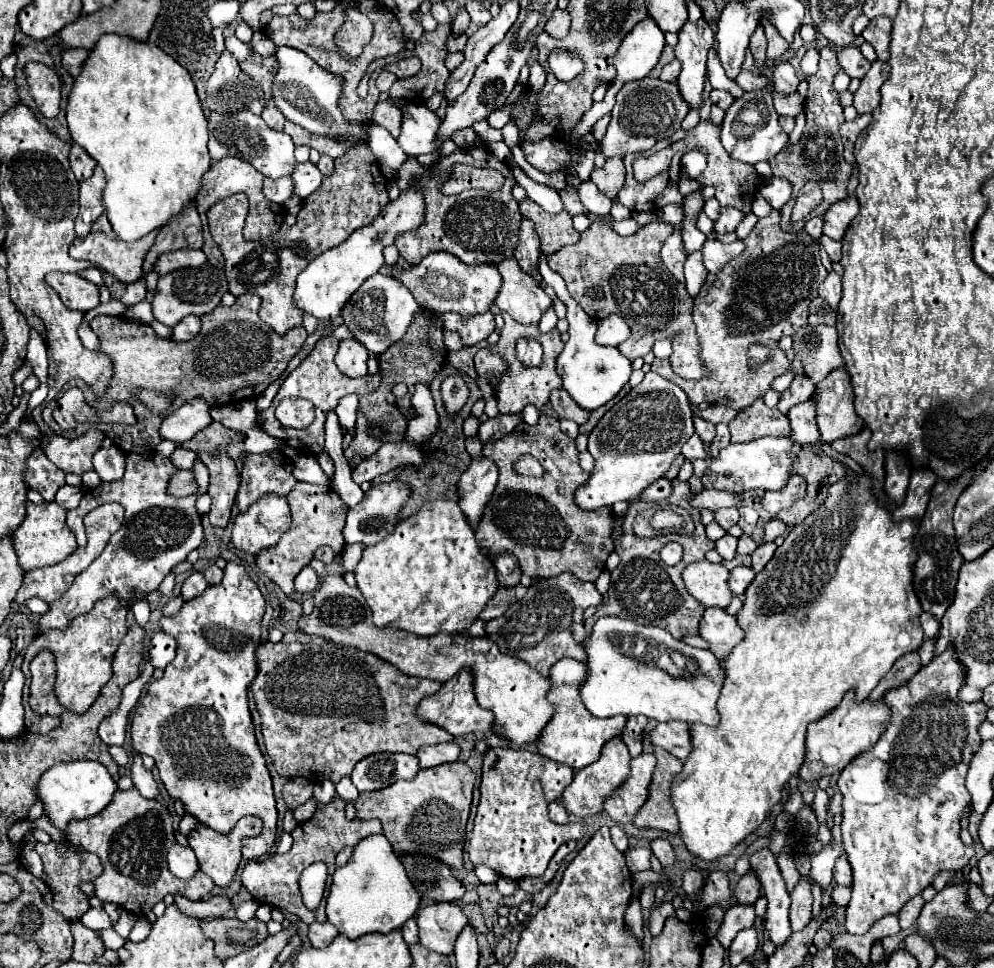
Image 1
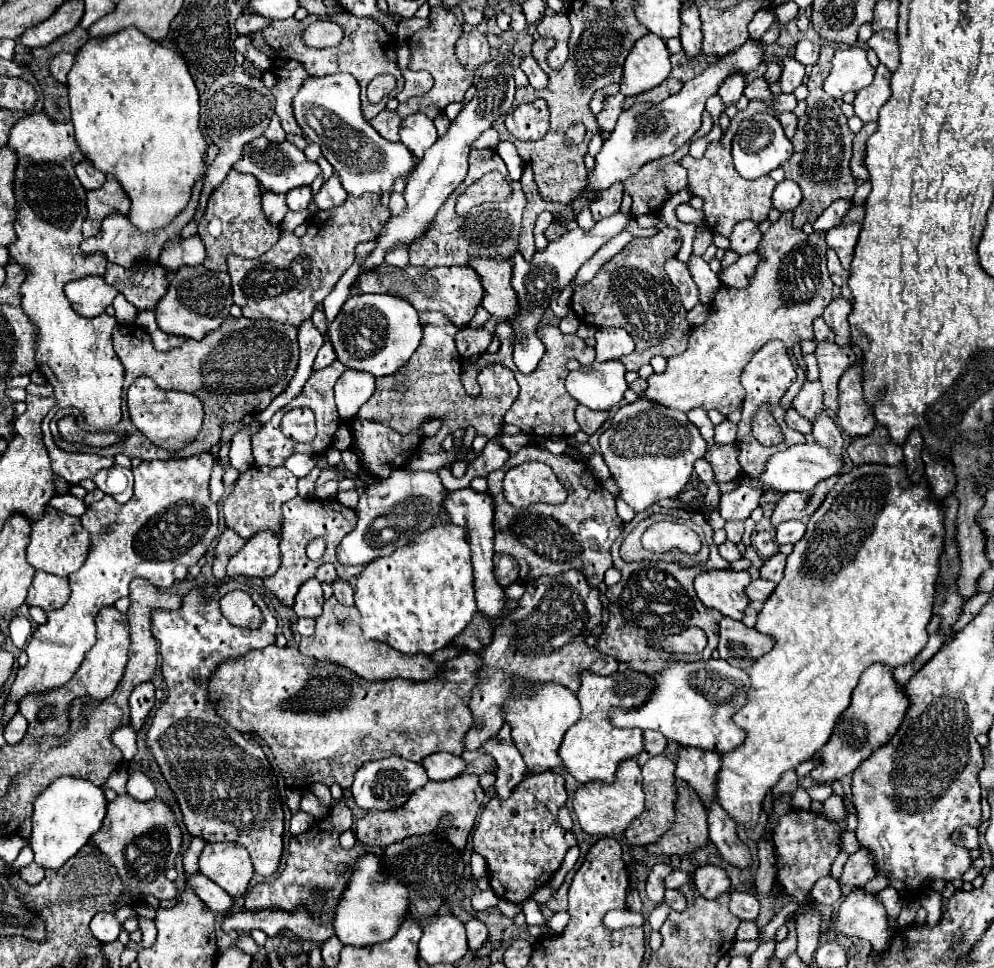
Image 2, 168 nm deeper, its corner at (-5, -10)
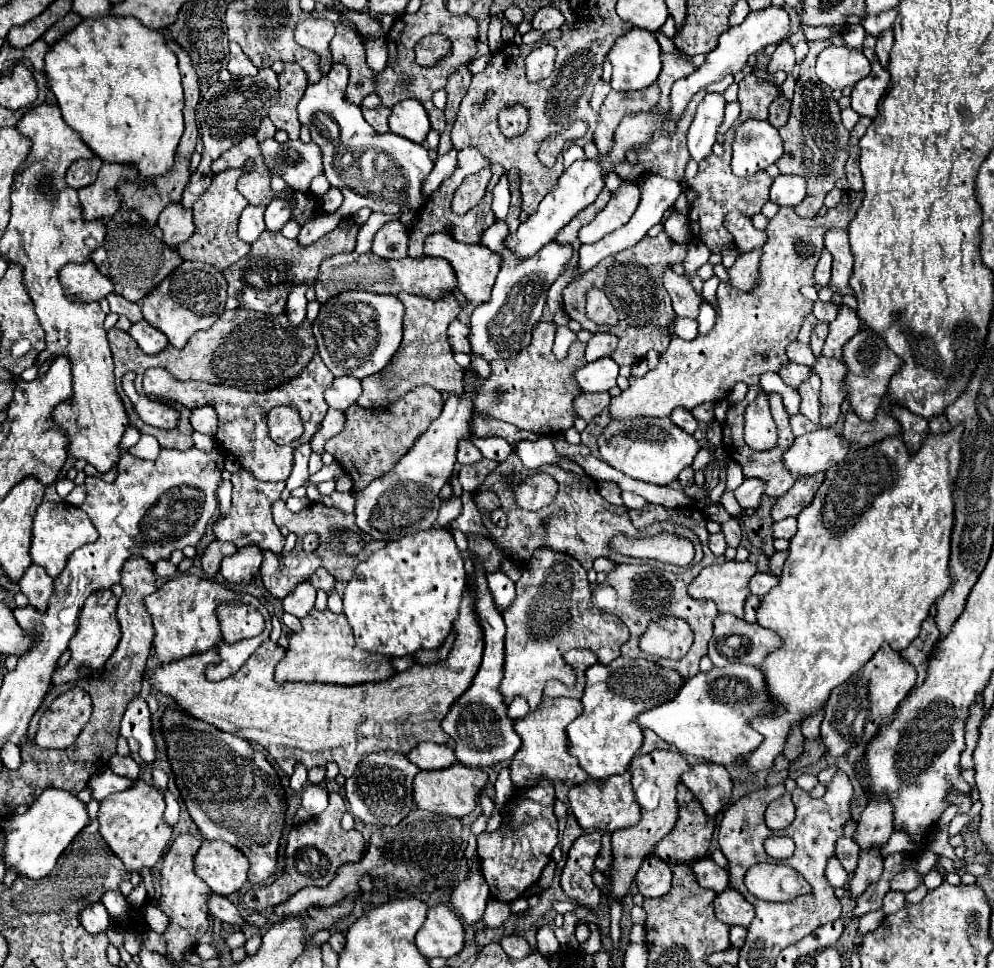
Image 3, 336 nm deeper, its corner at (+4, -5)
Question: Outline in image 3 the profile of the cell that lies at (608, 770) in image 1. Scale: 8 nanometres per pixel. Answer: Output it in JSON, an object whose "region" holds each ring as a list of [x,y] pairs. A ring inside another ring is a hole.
{"region":[[[630,770],[624,774],[616,774],[614,778],[608,778],[606,782],[598,780],[586,780],[582,784],[574,784],[568,792],[570,808],[578,820],[578,824],[586,830],[600,830],[600,832],[614,832],[620,828],[630,828],[640,818],[640,806],[636,804],[636,796],[630,782]]]}

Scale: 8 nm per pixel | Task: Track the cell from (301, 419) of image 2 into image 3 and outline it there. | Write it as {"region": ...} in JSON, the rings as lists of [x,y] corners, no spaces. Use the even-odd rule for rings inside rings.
{"region":[[[278,406],[270,410],[268,428],[270,428],[270,438],[274,438],[274,442],[278,444],[290,444],[298,440],[304,432],[300,412],[292,406]]]}

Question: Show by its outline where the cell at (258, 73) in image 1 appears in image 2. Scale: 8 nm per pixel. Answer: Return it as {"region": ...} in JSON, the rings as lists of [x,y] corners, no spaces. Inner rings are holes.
{"region":[[[269,71],[263,75],[263,81],[265,81],[265,85],[271,89],[271,93],[277,99],[275,113],[279,115],[285,133],[295,133],[295,135],[305,137],[303,131],[299,129],[299,125],[295,123],[295,115],[291,111],[291,99],[297,93],[297,91],[293,91],[293,83],[285,83],[285,75],[275,75],[273,77],[273,75],[269,75]]]}

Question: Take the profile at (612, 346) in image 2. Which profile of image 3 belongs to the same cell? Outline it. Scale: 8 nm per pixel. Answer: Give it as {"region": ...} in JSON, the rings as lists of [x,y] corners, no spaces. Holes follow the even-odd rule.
{"region":[[[596,332],[586,346],[586,360],[598,360],[602,356],[610,356],[618,344],[618,338],[610,332]]]}

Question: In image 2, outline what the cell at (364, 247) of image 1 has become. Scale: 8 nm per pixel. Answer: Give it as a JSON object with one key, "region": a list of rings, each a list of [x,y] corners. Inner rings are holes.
{"region":[[[507,53],[507,55],[499,55],[499,57],[491,59],[489,63],[485,63],[479,69],[479,73],[475,73],[473,99],[463,105],[461,113],[451,121],[451,127],[449,127],[447,135],[437,139],[435,145],[431,145],[431,149],[419,161],[413,175],[407,179],[407,185],[405,185],[405,191],[403,191],[403,195],[407,199],[407,209],[399,217],[391,217],[385,223],[383,231],[379,233],[379,245],[367,257],[361,271],[375,269],[377,265],[383,263],[383,255],[391,247],[395,247],[399,243],[413,243],[417,237],[421,237],[427,231],[427,227],[429,227],[431,219],[435,219],[439,207],[457,189],[457,185],[465,179],[465,175],[467,175],[467,157],[469,157],[469,151],[471,151],[471,143],[485,129],[489,129],[499,115],[509,113],[509,109],[513,107],[513,95],[515,95],[513,65],[519,65],[519,63],[521,63],[521,57]]]}

